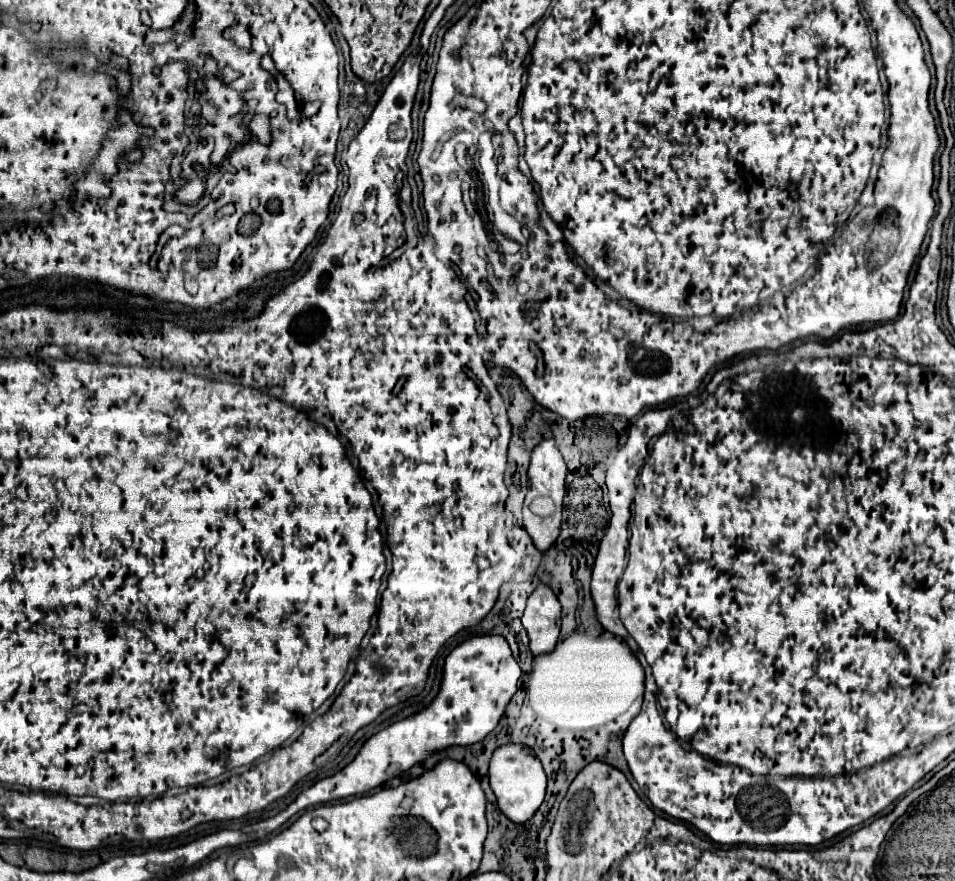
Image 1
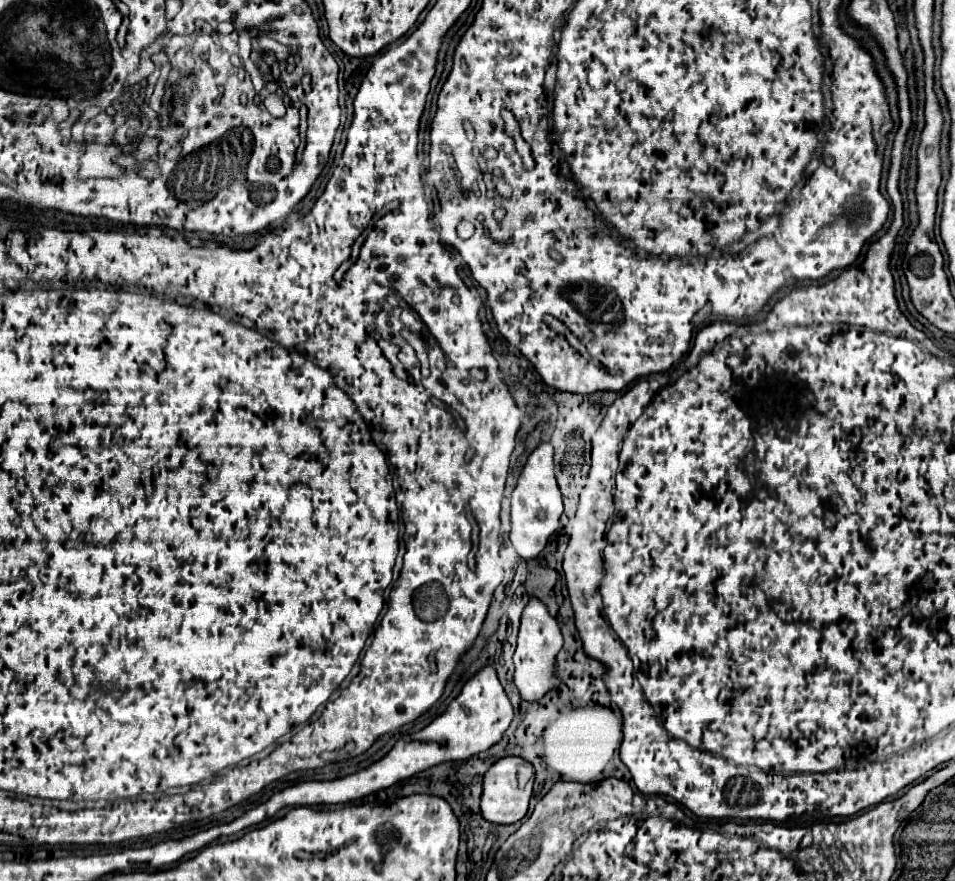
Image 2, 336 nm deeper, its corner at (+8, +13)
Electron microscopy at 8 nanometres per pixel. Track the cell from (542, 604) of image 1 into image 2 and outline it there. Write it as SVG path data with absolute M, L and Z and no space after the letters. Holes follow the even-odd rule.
M532 597L528 605L524 607L522 619L520 619L520 631L518 631L518 647L514 653L514 685L520 691L522 699L536 701L544 693L548 693L552 687L558 685L554 677L554 659L562 647L562 633L556 623L556 619L548 613L546 605Z

